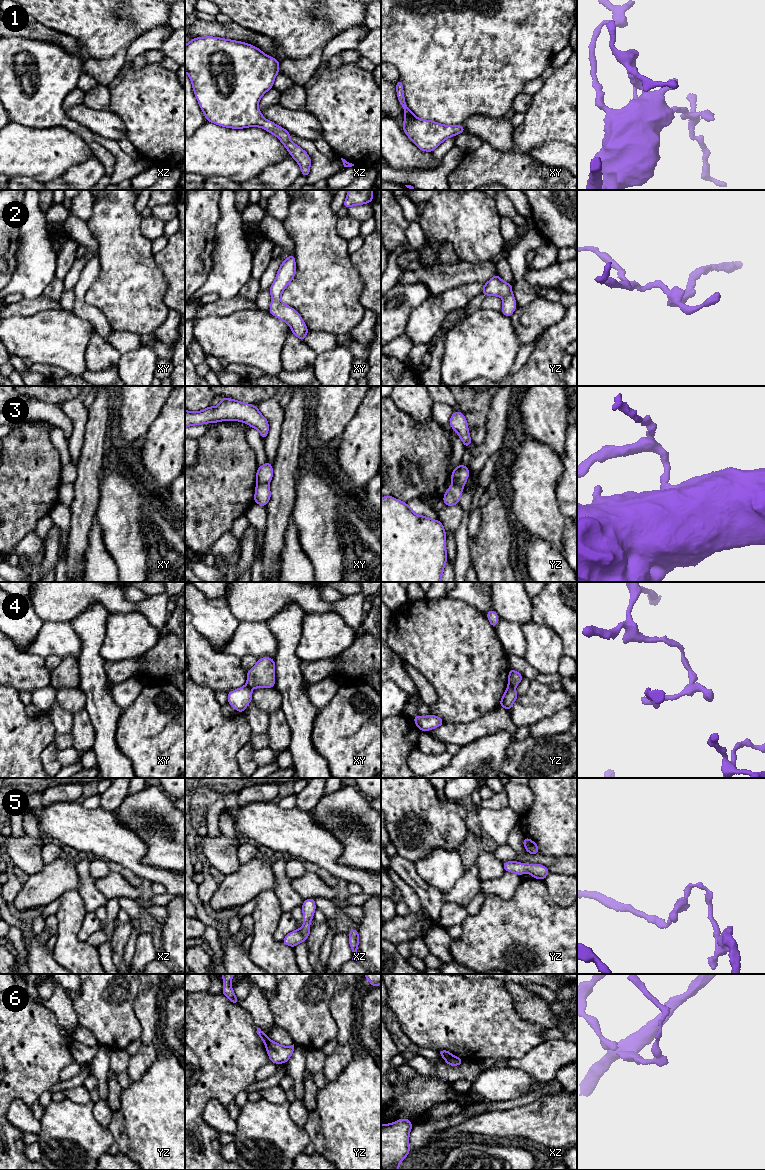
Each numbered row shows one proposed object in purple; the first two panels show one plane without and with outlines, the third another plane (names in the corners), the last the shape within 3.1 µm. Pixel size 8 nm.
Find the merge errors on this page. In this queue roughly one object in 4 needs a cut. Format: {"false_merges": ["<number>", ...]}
{"false_merges": ["3", "4", "6"]}

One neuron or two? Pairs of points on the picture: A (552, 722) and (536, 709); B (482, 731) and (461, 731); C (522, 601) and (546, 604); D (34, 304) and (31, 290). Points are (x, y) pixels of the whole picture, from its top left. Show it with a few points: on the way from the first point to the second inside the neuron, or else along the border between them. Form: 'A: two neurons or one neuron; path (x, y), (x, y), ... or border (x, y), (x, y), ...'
A: two neurons; border (566, 706), (530, 725)
B: one neuron; path (477, 731), (466, 731)
C: two neurons; border (530, 598), (532, 620)
D: two neurons; border (41, 294), (34, 298), (24, 298)

